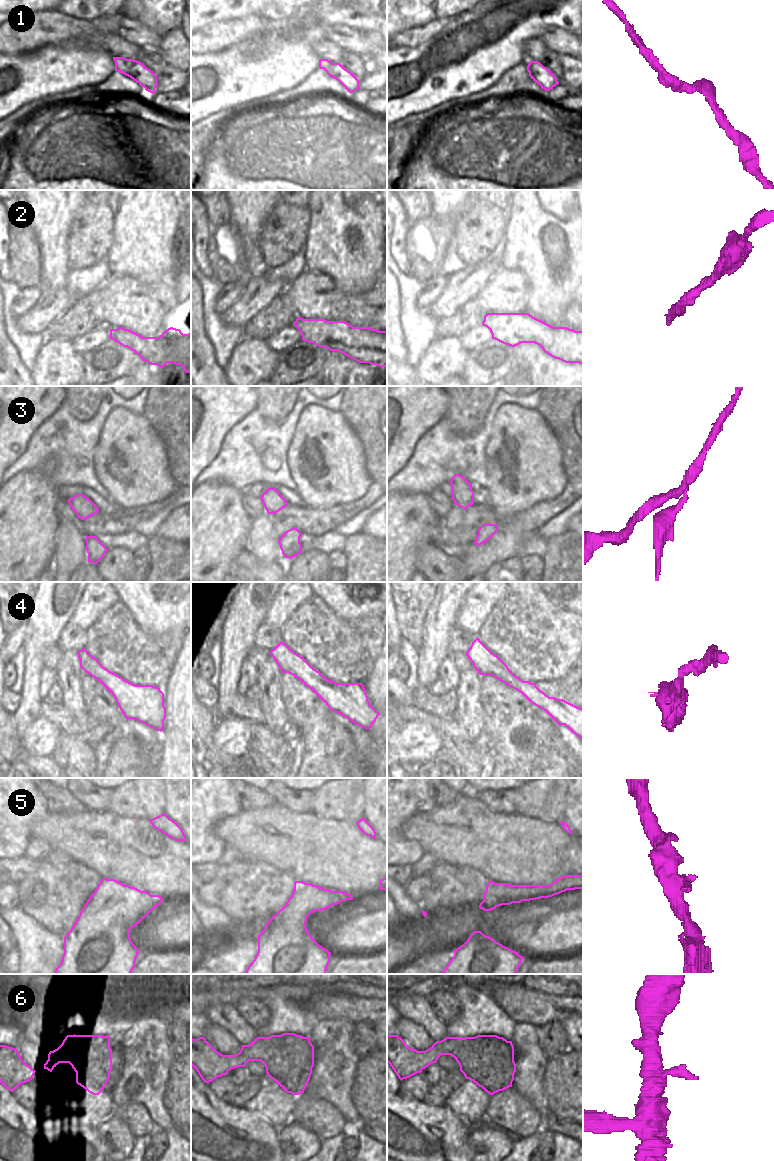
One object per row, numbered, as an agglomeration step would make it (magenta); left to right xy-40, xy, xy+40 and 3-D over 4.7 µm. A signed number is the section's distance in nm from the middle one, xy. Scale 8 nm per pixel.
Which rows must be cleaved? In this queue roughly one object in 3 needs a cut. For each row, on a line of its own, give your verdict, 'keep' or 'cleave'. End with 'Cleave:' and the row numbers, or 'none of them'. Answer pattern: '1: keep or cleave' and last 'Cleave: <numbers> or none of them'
1: keep
2: keep
3: cleave
4: keep
5: keep
6: keep
Cleave: 3

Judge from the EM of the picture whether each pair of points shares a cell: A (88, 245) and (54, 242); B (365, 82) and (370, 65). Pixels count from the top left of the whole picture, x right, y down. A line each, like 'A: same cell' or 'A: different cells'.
A: different cells
B: same cell

